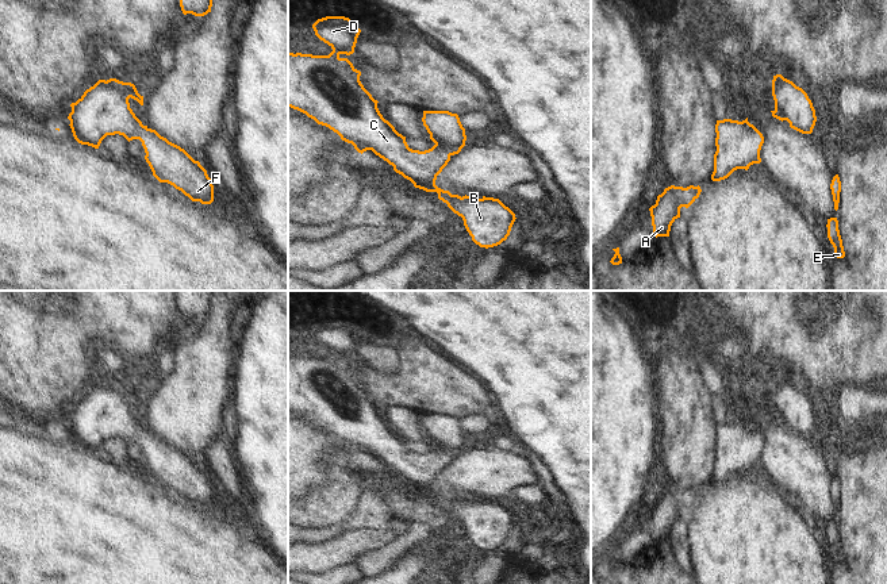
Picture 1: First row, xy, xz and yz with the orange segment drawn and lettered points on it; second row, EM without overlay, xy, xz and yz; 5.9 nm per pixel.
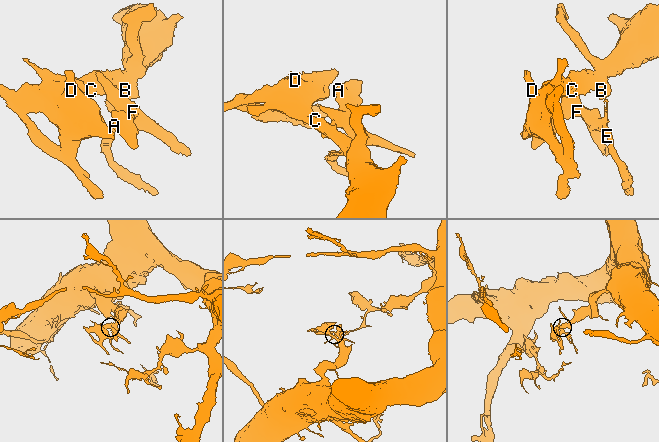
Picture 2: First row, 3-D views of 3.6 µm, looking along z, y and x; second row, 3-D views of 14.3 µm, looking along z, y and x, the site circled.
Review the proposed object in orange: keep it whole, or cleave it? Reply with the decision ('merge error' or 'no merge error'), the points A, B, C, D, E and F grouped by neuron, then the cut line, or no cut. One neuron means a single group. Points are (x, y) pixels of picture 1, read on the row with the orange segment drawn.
no merge error | A B C D E F | no cut

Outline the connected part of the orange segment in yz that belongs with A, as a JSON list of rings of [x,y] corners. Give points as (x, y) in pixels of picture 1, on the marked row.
[[[671,185],[657,196],[656,204],[649,208],[656,238],[669,237],[672,223],[680,218],[680,208],[688,208],[700,192],[699,185],[687,188]]]

